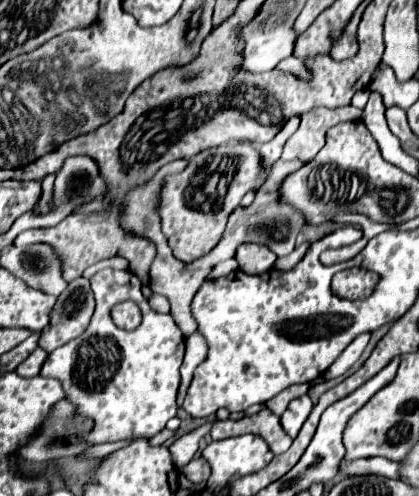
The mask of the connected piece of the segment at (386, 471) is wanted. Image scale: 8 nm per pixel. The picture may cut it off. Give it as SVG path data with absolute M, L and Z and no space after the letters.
M363 458L355 462L341 462L343 474L377 474L377 476L389 476L393 480L401 480L401 462L385 460L385 458Z

